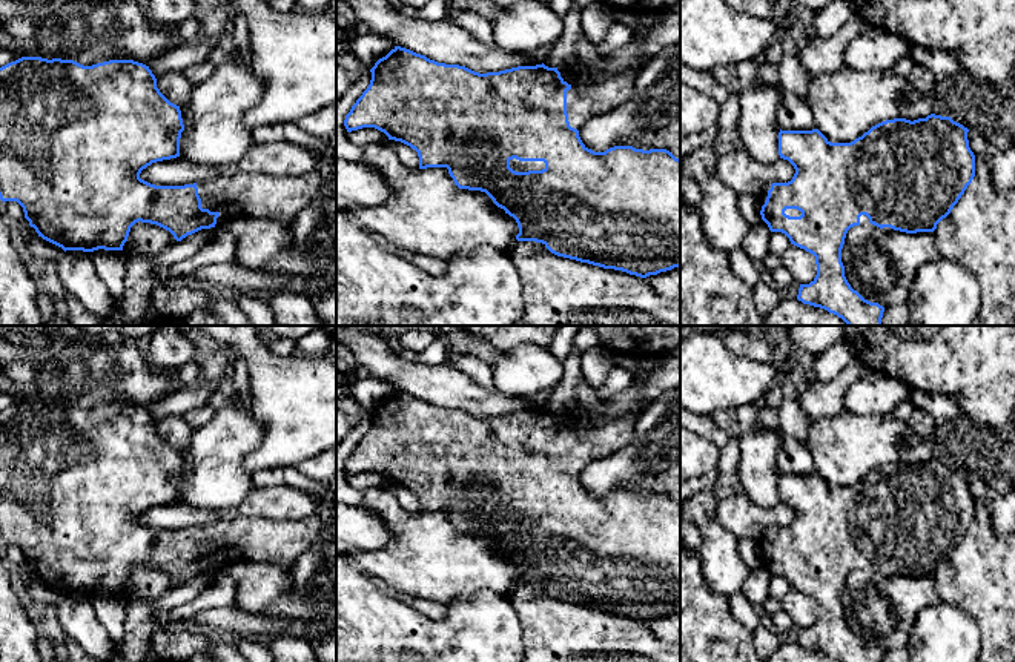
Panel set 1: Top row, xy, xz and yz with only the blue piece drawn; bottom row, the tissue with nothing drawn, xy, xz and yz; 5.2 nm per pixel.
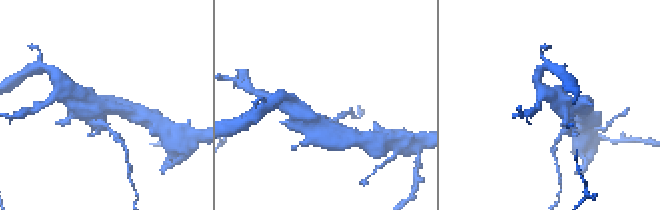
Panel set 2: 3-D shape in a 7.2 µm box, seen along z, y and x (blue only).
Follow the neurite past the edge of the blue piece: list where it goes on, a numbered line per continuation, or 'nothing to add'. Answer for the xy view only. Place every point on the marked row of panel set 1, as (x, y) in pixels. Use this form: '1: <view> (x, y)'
1: xy (280, 198)

